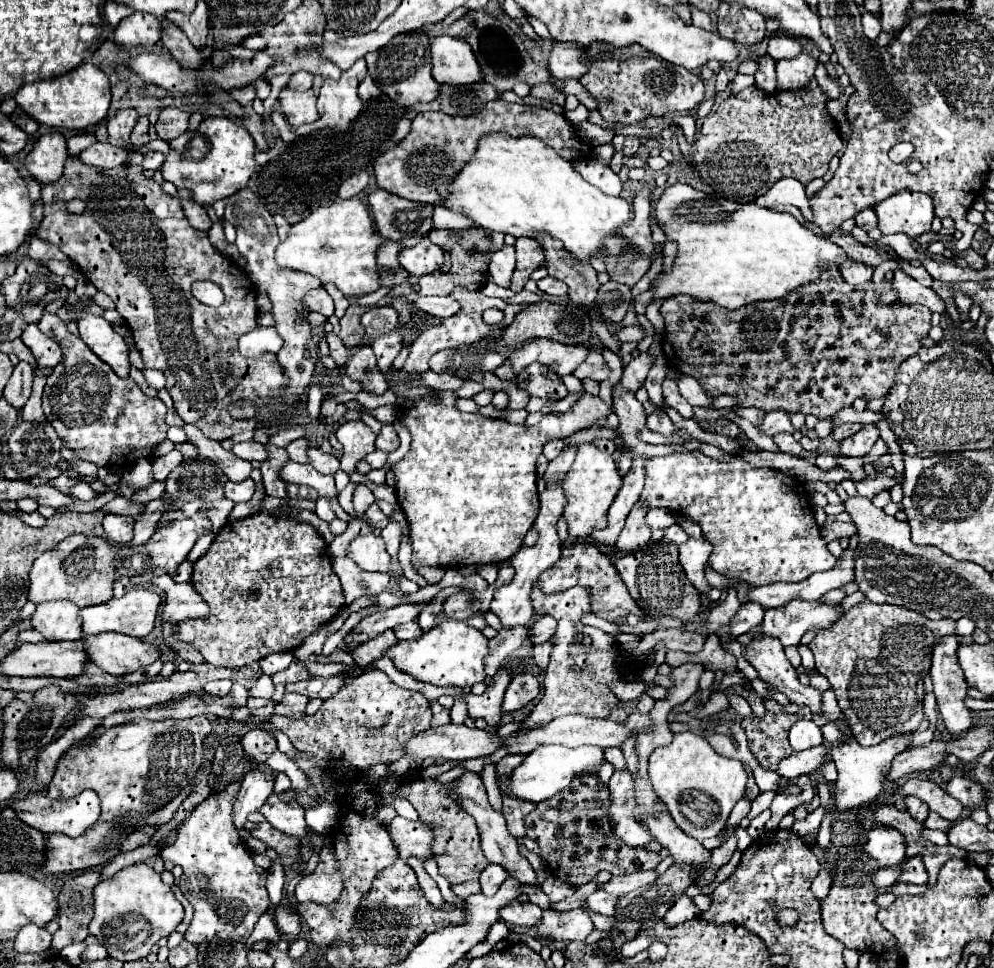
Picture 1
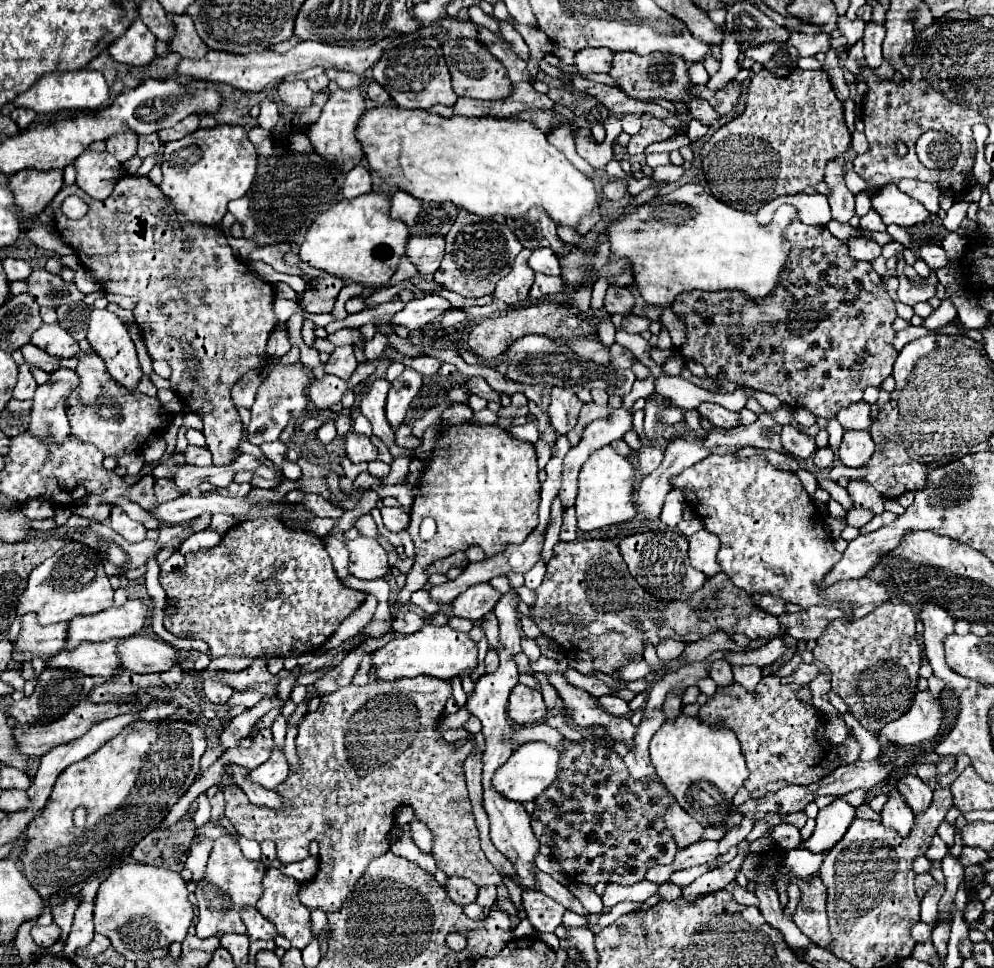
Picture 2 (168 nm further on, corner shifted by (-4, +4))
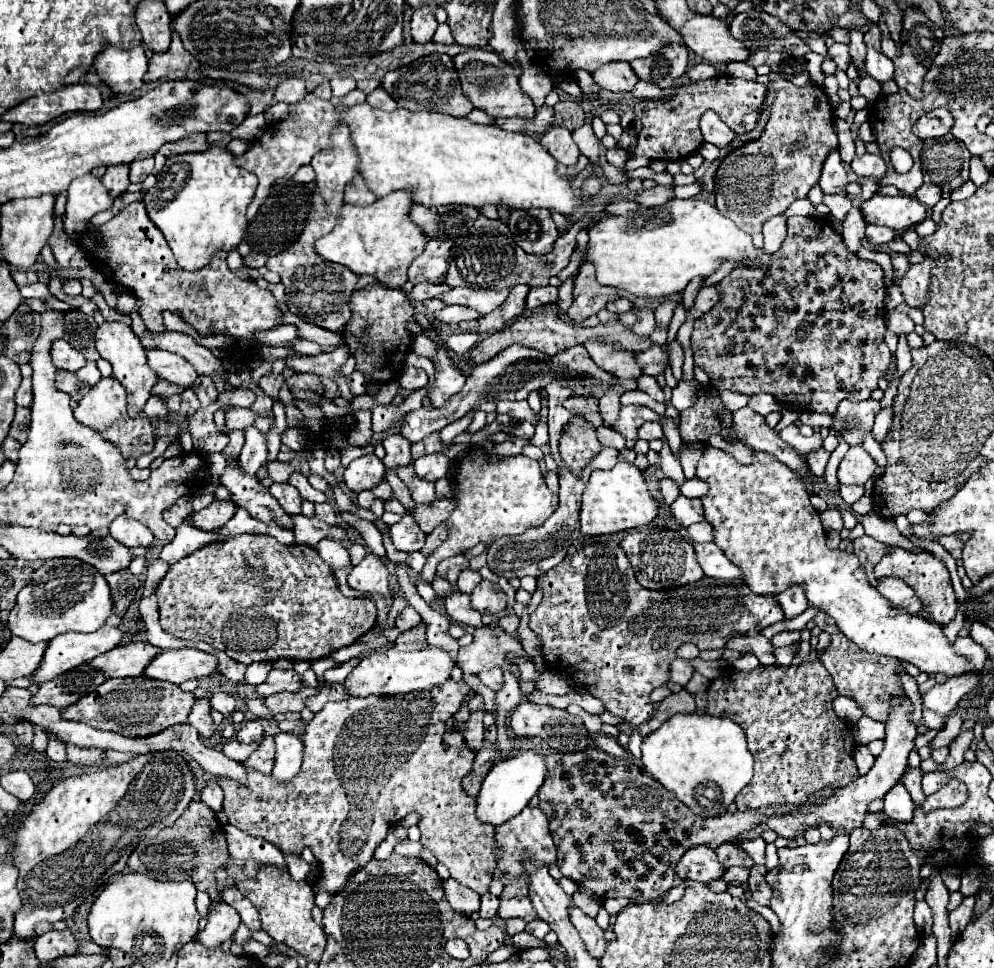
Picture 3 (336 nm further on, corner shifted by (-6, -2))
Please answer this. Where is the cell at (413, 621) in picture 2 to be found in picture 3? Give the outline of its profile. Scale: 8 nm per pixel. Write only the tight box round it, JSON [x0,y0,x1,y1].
[395,607,421,631]

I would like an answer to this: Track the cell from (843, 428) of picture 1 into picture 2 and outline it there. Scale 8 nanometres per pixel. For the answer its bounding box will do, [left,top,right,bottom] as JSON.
[837,401,871,429]

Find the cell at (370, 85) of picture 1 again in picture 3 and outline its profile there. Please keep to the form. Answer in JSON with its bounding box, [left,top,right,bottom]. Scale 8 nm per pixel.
[367,87,397,111]

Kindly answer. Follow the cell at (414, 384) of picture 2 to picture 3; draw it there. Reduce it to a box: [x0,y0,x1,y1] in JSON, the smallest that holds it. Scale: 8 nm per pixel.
[383,431,411,469]

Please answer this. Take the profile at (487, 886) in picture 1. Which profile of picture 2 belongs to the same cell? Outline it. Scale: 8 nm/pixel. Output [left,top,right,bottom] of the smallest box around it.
[477,887,497,909]

